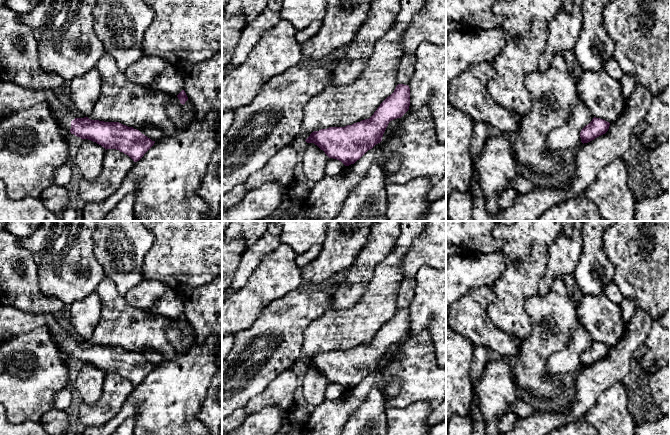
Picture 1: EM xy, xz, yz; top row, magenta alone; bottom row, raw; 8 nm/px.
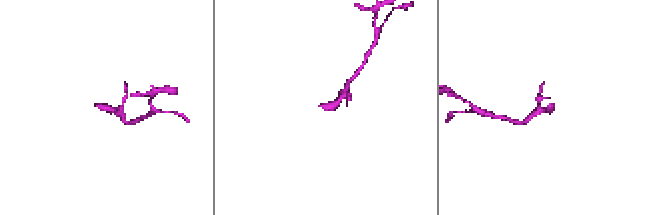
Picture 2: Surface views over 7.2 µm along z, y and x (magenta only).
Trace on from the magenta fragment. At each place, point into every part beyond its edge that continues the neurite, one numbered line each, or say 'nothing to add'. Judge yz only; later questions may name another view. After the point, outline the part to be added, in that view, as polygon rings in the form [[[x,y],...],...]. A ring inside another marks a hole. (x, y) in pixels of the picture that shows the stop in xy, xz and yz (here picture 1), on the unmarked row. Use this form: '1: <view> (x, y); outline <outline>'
nothing to add

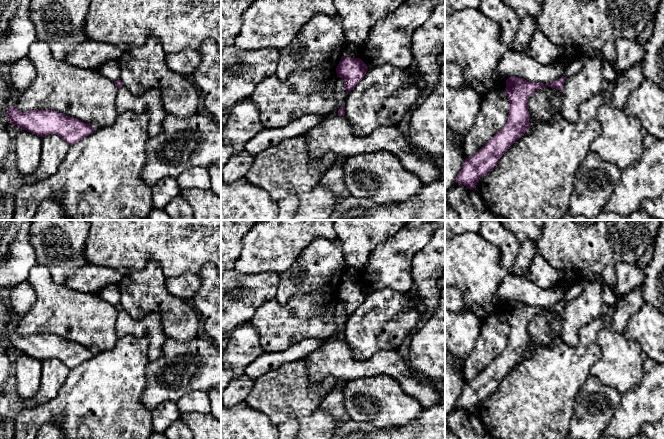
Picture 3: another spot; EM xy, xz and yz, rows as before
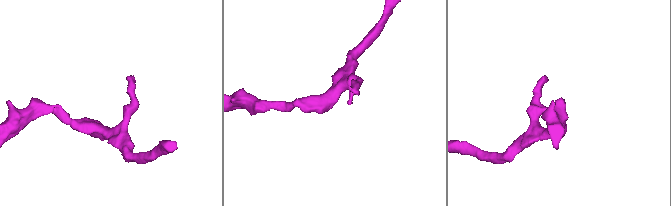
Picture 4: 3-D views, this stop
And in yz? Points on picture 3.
nothing to add

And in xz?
nothing to add

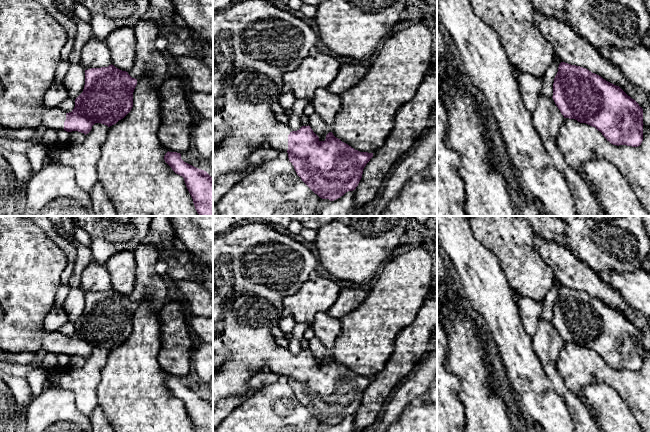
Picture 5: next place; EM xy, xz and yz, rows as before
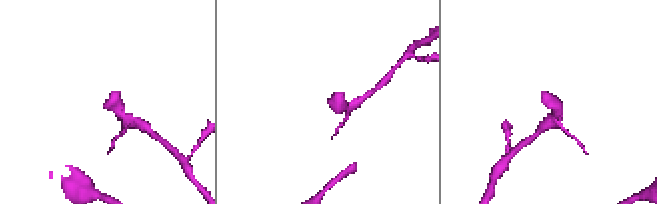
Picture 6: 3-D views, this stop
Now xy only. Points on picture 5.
1: xy (31, 263); outline [[[0,216],[0,349],[12,354],[40,350],[64,354],[66,336],[46,331],[44,319],[55,305],[61,274],[67,264],[64,251],[32,219],[26,216]]]

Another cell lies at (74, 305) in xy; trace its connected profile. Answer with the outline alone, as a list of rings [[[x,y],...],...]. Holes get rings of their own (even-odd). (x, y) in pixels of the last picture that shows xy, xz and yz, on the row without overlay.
[[[71,288],[67,298],[61,305],[63,311],[68,317],[68,321],[75,324],[84,313],[85,309],[85,292]]]

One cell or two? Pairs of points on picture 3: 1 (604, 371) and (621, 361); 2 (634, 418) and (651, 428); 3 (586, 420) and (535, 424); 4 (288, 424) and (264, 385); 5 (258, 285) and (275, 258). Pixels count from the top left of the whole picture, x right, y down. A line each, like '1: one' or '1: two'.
1: one
2: two
3: two
4: two
5: two

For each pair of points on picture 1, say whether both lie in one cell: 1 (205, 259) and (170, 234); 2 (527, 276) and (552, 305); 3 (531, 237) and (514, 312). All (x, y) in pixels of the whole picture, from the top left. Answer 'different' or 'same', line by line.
1: same
2: different
3: same

